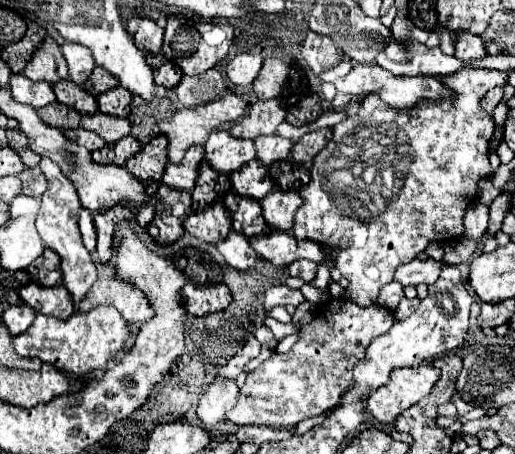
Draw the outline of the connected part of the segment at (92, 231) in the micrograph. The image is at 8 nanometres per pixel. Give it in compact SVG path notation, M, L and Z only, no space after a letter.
M82 208L78 226L80 226L80 234L82 234L82 240L84 240L84 246L90 252L96 252L96 228L94 228L94 222L92 222L92 212Z

